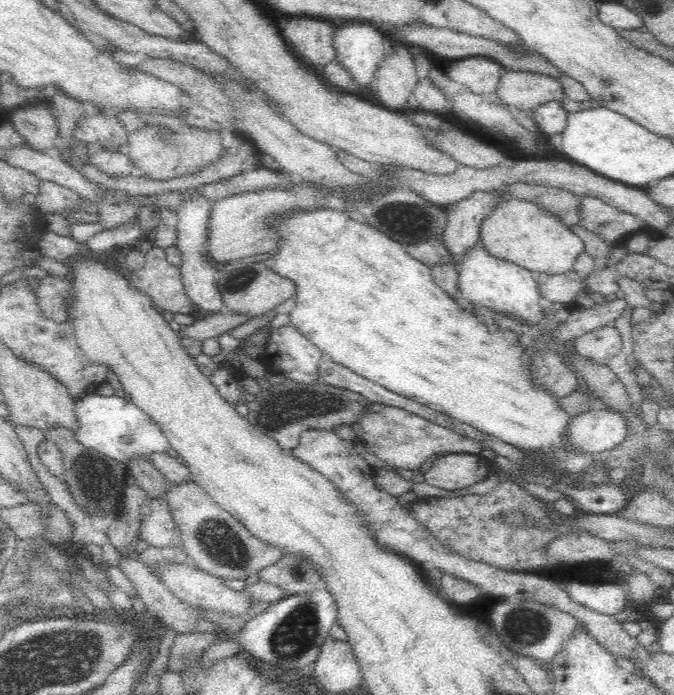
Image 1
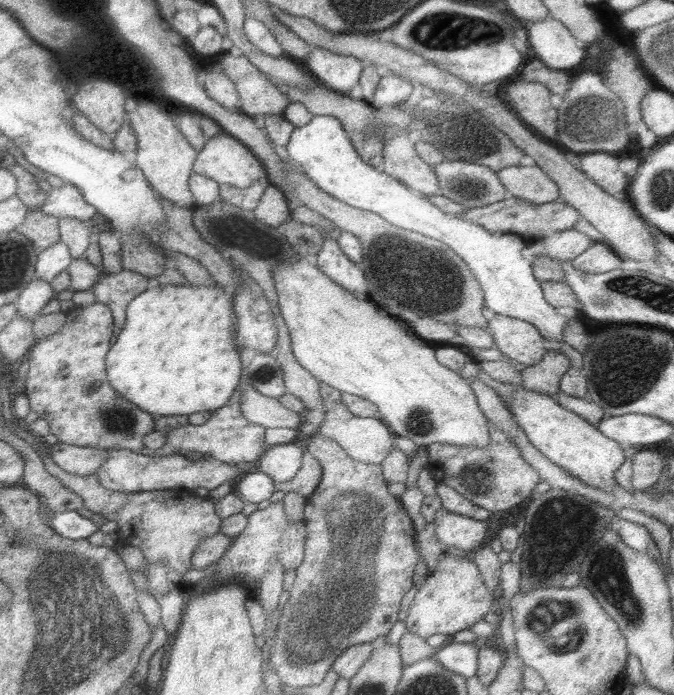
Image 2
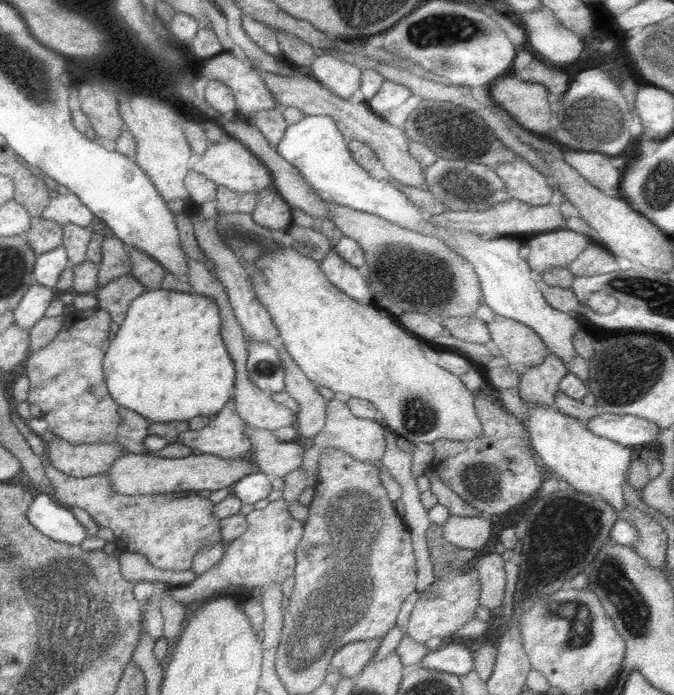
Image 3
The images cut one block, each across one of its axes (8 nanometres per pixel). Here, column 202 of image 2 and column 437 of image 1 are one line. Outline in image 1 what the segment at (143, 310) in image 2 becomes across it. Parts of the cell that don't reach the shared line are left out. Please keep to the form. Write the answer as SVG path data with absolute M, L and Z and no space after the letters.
M332 208L290 212L276 222L276 232L280 240L268 266L296 284L296 308L290 312L290 326L322 356L330 356L332 362L350 368L358 376L470 424L474 430L512 444L518 450L542 452L572 476L596 464L592 454L578 454L568 448L566 430L572 416L562 410L558 396L534 384L530 374L532 356L526 354L520 336L504 326L496 326L488 314L466 314L434 282L430 266L414 260L404 244Z

